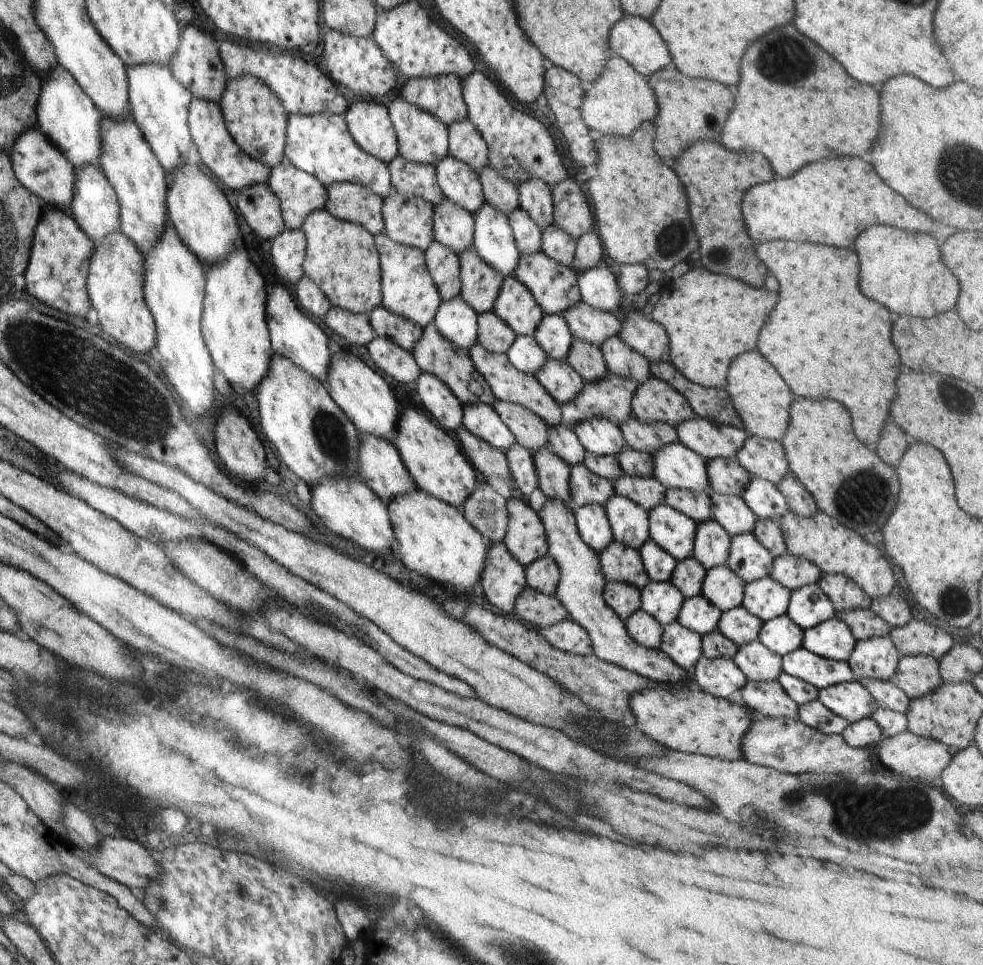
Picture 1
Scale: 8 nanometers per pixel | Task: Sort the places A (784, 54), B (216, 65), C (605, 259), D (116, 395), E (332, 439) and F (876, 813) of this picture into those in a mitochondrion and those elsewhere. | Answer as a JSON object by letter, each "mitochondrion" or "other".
{"A":"mitochondrion","B":"other","C":"other","D":"mitochondrion","E":"mitochondrion","F":"mitochondrion"}

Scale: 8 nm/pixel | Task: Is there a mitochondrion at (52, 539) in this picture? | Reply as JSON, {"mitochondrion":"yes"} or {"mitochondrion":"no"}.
{"mitochondrion":"no"}

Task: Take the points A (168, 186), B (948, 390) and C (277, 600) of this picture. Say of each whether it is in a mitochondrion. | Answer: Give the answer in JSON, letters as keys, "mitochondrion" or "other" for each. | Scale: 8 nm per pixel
{"A":"other","B":"mitochondrion","C":"other"}

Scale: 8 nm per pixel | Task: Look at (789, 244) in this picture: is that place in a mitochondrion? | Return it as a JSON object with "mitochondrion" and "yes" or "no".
{"mitochondrion":"no"}

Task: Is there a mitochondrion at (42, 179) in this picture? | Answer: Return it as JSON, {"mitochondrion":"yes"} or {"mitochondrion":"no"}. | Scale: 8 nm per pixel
{"mitochondrion":"no"}

